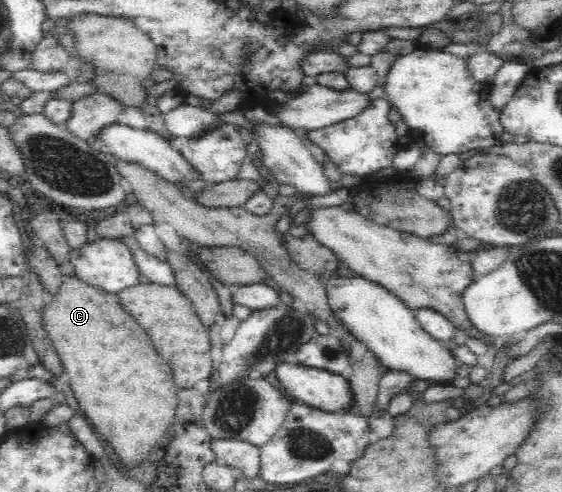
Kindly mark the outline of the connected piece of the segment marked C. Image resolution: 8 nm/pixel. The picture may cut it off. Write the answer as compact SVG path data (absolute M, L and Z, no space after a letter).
M76 275L63 277L58 290L57 295L48 297L47 302L43 306L42 323L44 324L49 339L51 339L53 346L55 346L55 349L58 351L57 354L59 354L64 370L67 371L67 375L70 377L70 386L75 399L77 399L80 405L80 413L86 416L99 438L106 443L108 448L115 451L117 458L121 460L123 465L127 465L127 467L139 465L141 461L146 459L151 448L165 437L166 431L174 420L177 397L175 397L175 385L173 385L173 377L171 377L172 369L161 359L161 355L153 349L151 339L149 339L147 333L141 329L141 325L137 323L137 320L135 320L129 312L125 311L117 294L105 293L103 289L83 282L83 280L79 279Z

